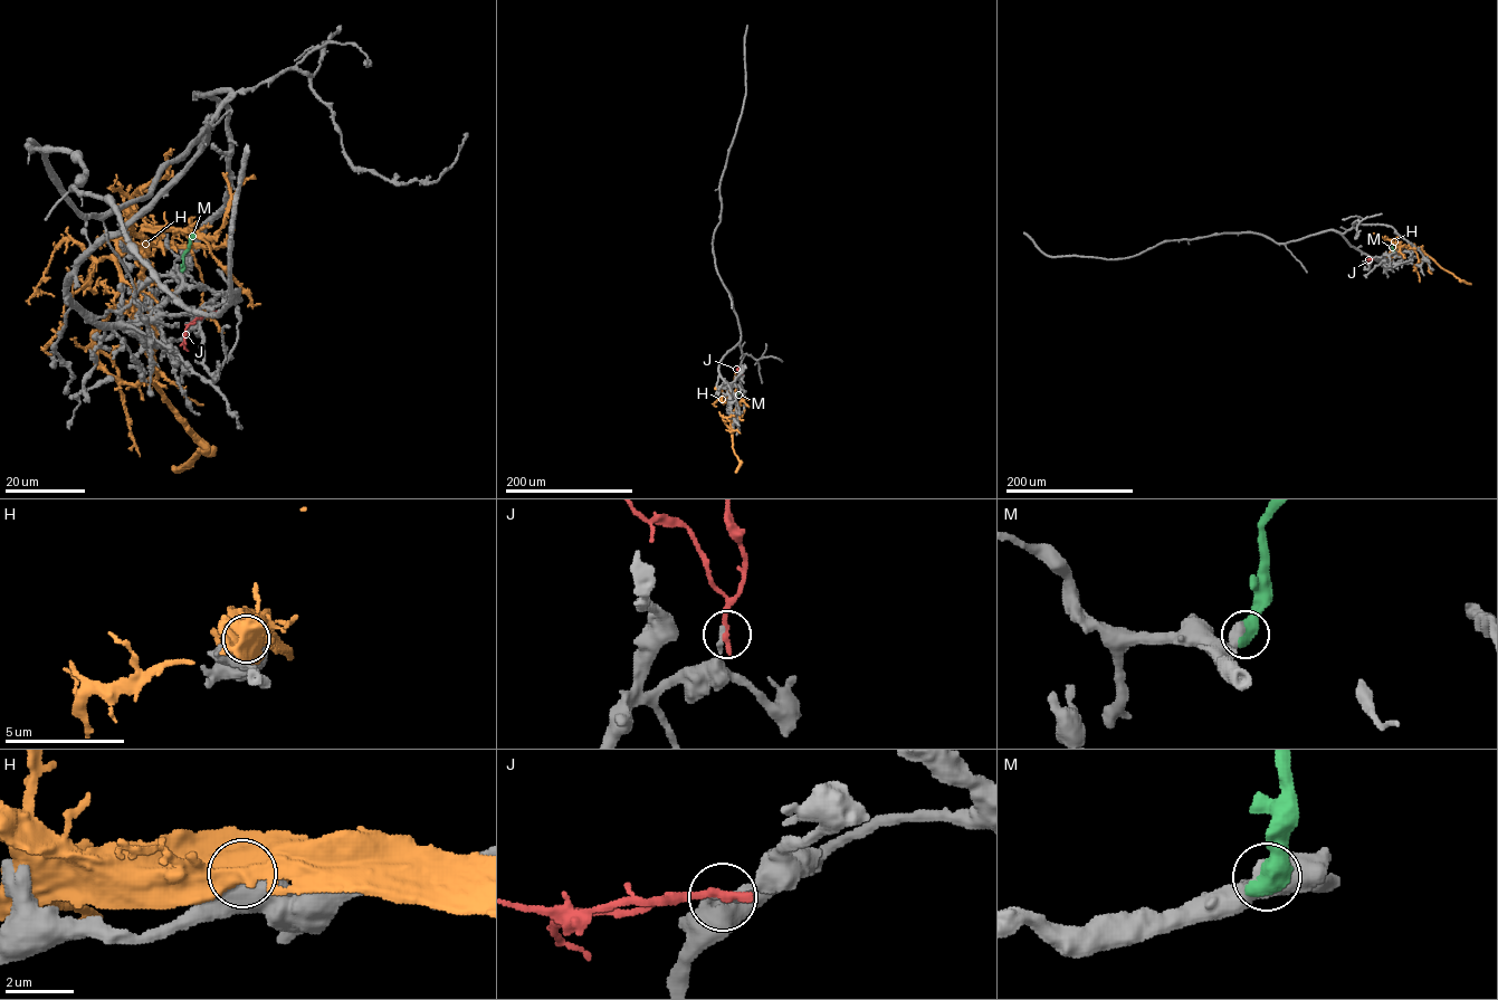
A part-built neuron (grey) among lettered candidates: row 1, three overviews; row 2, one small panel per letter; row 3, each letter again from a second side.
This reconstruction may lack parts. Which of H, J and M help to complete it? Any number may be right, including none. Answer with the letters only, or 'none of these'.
M

